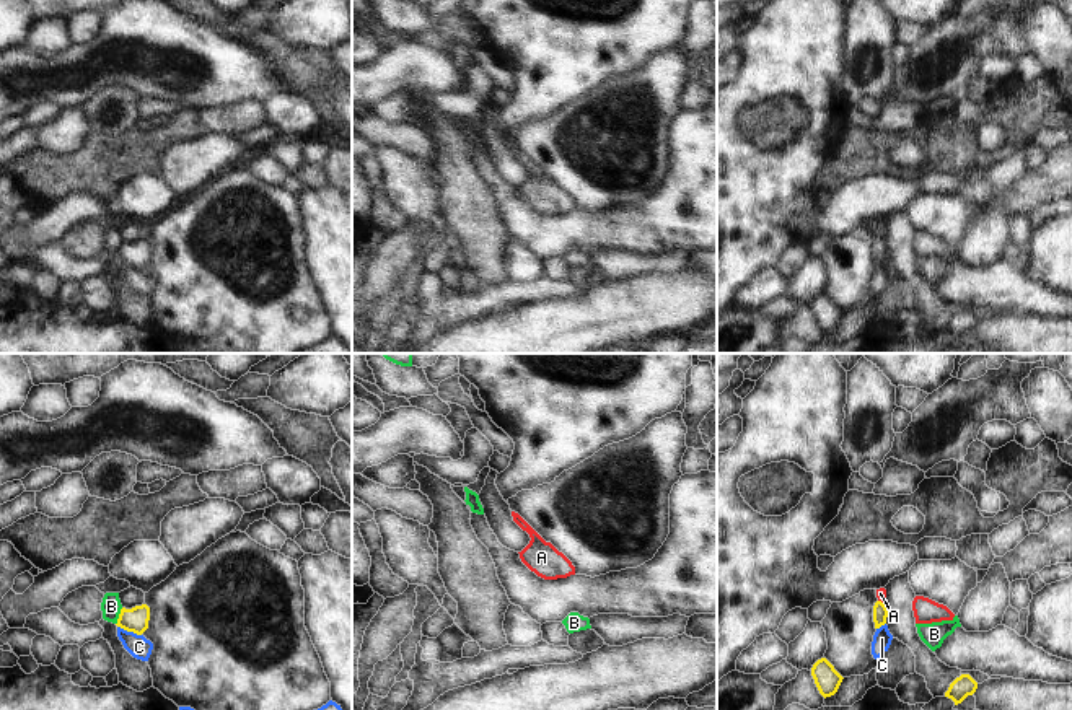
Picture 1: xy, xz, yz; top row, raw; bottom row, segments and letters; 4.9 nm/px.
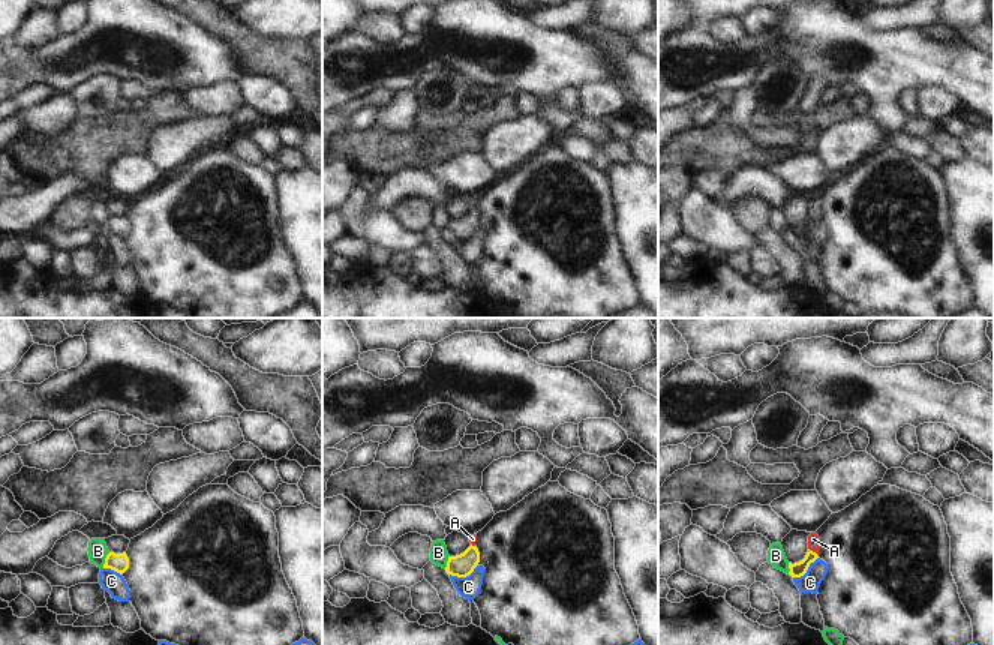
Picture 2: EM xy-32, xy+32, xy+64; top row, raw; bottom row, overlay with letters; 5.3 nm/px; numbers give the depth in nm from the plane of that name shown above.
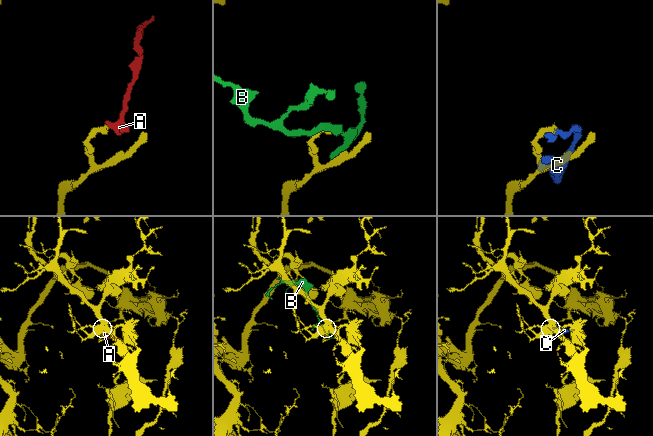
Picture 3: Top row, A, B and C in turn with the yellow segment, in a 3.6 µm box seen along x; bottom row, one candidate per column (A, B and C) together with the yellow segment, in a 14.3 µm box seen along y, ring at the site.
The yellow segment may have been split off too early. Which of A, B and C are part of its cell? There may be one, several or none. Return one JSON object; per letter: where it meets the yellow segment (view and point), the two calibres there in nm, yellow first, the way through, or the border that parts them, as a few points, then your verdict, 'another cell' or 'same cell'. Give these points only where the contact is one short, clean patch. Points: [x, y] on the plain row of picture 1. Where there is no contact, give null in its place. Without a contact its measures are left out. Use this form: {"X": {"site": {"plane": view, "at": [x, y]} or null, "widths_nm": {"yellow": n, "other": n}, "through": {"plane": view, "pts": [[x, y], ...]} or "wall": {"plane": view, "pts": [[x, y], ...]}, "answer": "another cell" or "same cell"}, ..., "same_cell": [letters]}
{"A": {"site": {"plane": "yz", "at": [880, 236]}, "widths_nm": {"yellow": 80, "other": 50}, "through": {"plane": "yz", "pts": [[880, 248], [880, 236], [880, 228]]}, "answer": "same cell"}, "B": {"site": {"plane": "xy", "at": [119, 251]}, "widths_nm": {"yellow": 120, "other": 100}, "answer": "another cell"}, "C": {"site": {"plane": "xy", "at": [129, 266]}, "widths_nm": {"yellow": 120, "other": 110}, "answer": "another cell"}, "same_cell": ["A"]}

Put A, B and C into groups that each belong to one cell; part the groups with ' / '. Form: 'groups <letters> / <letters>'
groups A / B / C

